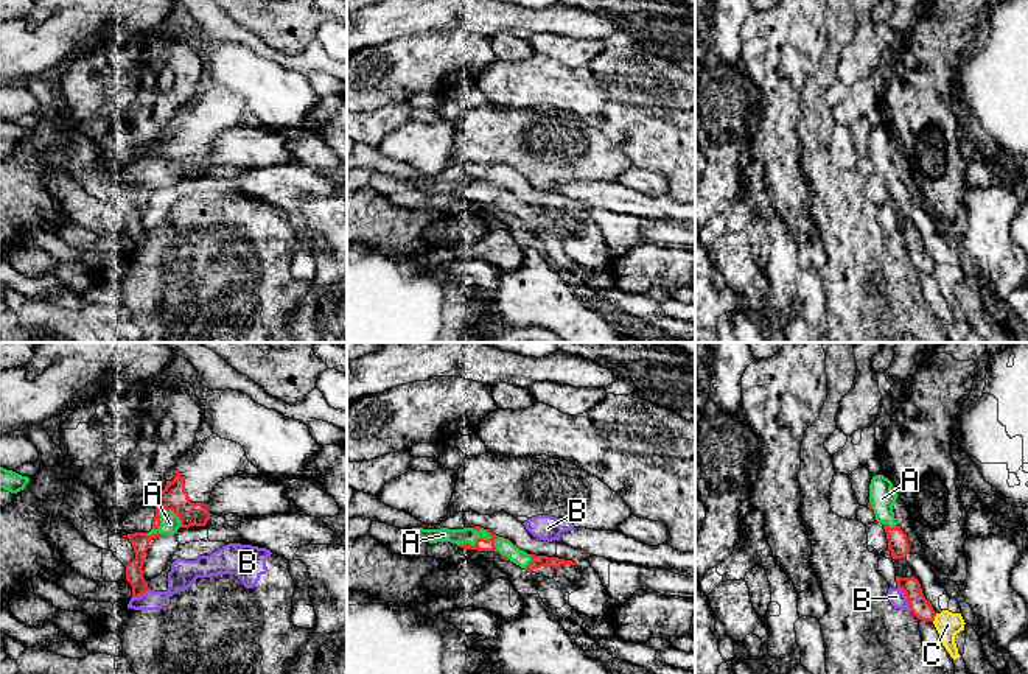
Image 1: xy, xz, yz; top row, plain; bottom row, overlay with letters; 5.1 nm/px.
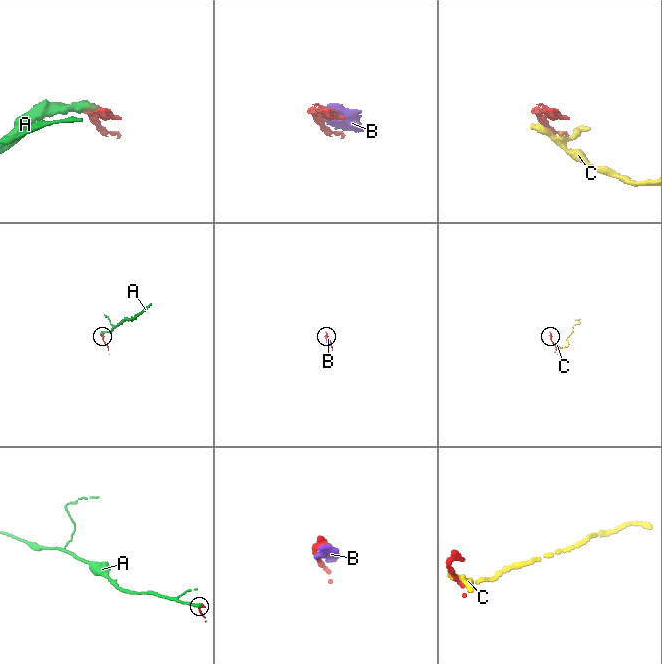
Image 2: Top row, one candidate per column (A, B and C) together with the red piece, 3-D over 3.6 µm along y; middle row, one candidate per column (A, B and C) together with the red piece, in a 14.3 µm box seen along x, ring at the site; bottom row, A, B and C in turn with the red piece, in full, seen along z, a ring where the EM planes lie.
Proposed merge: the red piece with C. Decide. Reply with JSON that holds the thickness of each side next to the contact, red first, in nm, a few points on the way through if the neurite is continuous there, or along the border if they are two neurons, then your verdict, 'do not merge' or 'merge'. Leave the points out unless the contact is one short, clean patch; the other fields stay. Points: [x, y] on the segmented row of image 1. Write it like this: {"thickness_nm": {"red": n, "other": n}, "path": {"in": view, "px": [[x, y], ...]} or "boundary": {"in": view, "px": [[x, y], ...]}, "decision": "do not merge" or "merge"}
{"thickness_nm": {"red": 100, "other": 130}, "boundary": {"in": "yz", "px": [[937, 614], [932, 621]]}, "decision": "do not merge"}

